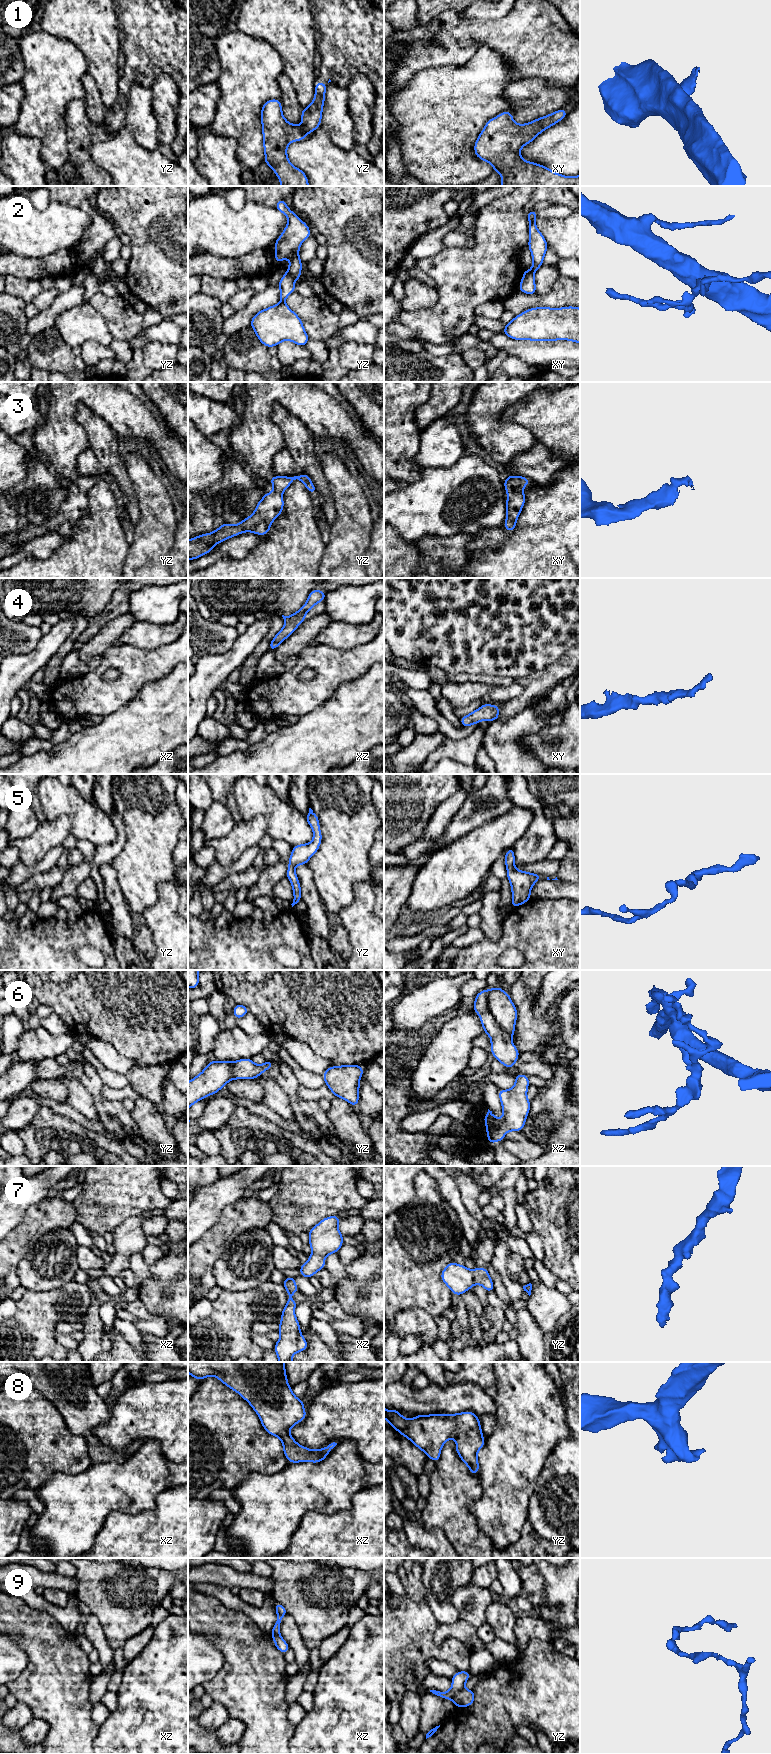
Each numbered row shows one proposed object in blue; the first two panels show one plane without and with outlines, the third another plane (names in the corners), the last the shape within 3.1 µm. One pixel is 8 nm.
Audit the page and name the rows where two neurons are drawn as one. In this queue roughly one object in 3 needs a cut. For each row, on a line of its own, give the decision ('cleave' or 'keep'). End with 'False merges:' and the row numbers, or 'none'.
1: keep
2: cleave
3: keep
4: keep
5: keep
6: cleave
7: keep
8: keep
9: cleave
False merges: 2, 6, 9

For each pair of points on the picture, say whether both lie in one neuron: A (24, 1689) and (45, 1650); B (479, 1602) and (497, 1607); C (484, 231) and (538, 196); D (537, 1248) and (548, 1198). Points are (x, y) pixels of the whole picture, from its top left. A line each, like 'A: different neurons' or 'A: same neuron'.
A: same neuron
B: different neurons
C: different neurons
D: different neurons

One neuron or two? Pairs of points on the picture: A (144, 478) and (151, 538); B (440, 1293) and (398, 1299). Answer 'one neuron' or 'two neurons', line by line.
A: one neuron
B: one neuron

